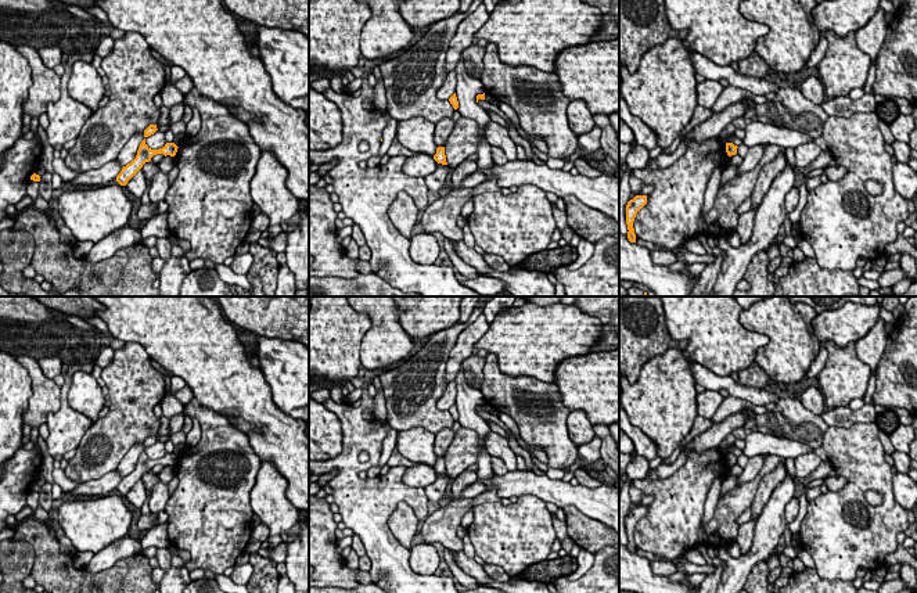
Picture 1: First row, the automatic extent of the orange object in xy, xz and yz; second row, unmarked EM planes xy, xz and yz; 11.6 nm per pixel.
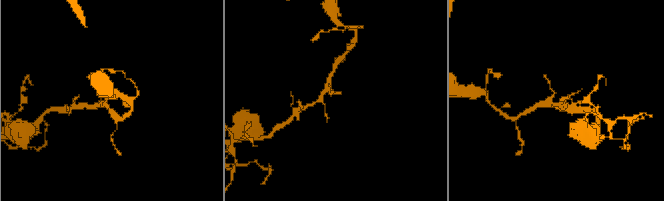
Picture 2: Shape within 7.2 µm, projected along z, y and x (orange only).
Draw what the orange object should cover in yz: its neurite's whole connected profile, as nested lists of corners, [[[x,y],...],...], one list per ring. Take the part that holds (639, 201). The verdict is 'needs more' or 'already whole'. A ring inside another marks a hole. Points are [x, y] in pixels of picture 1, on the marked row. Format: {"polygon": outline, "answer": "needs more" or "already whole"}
{"polygon": [[[636,195],[626,205],[626,224],[627,224],[627,238],[630,242],[636,242],[636,234],[633,229],[633,222],[637,212],[647,204],[647,195]]], "answer": "already whole"}

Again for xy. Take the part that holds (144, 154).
{"polygon": [[[144,139],[139,147],[136,158],[130,163],[122,168],[121,173],[116,176],[116,182],[121,186],[126,186],[127,182],[143,168],[145,162],[150,162],[154,155],[163,154],[165,157],[166,155],[175,157],[177,148],[179,147],[175,143],[166,143],[159,150],[151,150],[145,144],[145,139]]], "answer": "already whole"}

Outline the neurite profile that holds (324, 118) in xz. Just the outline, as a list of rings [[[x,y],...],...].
[[[309,86],[309,151],[330,150],[341,141],[341,111],[323,93]]]

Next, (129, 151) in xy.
[[[136,133],[121,150],[119,155],[116,157],[118,163],[123,168],[130,163],[139,151],[141,141],[144,140],[144,133]]]

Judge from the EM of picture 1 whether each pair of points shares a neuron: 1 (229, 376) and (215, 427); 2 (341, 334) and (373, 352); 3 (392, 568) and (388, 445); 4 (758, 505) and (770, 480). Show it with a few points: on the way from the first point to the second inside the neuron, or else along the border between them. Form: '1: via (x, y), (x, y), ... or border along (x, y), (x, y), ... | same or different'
1: border along (194, 396), (204, 406), (214, 409), (227, 419) | different
2: border along (356, 312), (370, 319), (360, 345), (360, 366) | different
3: border along (381, 452), (377, 464) | different
4: via (761, 499), (766, 485) | same

